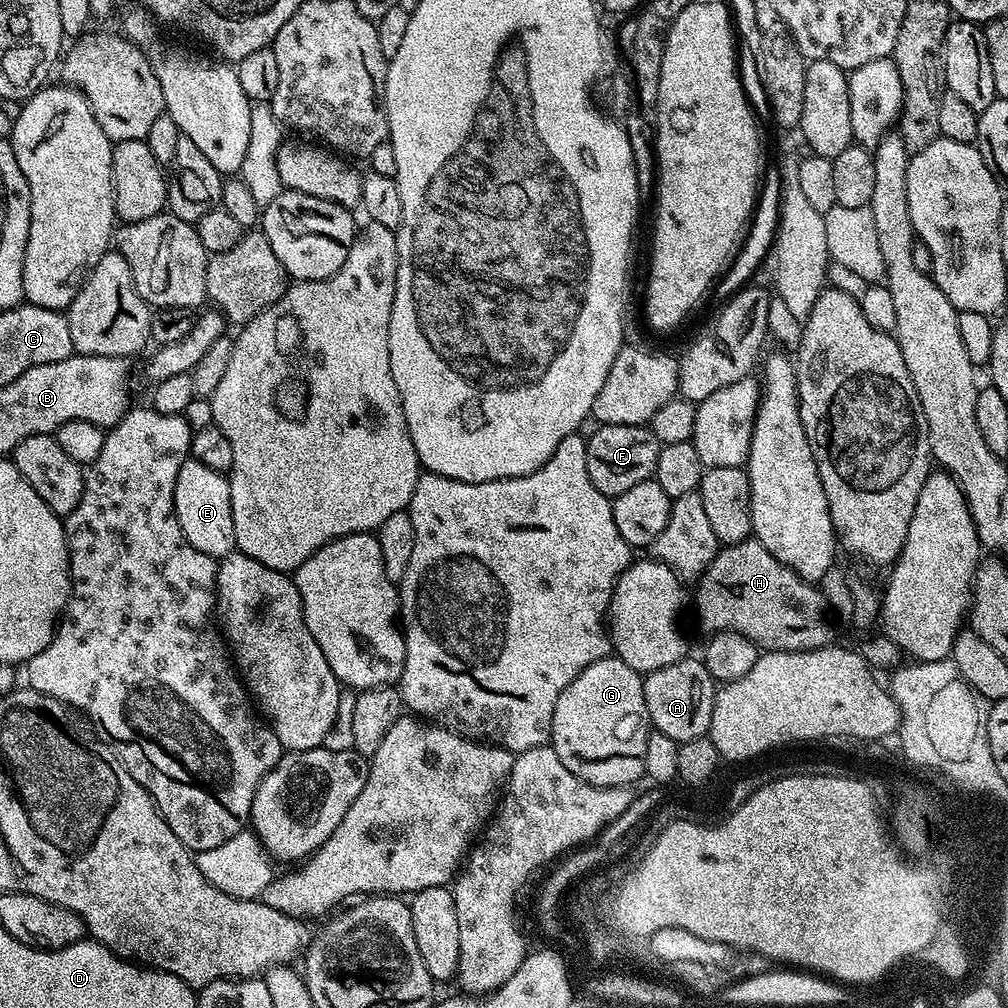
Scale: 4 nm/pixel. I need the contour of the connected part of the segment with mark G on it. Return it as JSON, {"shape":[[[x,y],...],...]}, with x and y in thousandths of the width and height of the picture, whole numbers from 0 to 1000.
{"shape":[[[604,649],[599,654],[581,661],[577,669],[565,677],[554,688],[554,696],[550,700],[546,741],[558,752],[558,760],[565,764],[573,772],[585,776],[594,782],[609,780],[627,780],[630,774],[640,769],[642,760],[641,736],[645,725],[645,715],[639,691],[639,671],[631,667],[621,657]]]}

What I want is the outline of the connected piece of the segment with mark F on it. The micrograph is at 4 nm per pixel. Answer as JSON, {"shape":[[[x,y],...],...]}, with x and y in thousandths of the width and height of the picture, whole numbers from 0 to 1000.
{"shape":[[[596,421],[593,431],[582,434],[582,438],[581,466],[585,470],[585,478],[589,478],[589,482],[593,482],[599,492],[609,494],[613,490],[621,490],[625,482],[633,482],[633,478],[648,475],[657,441],[647,430],[646,424],[633,421]]]}

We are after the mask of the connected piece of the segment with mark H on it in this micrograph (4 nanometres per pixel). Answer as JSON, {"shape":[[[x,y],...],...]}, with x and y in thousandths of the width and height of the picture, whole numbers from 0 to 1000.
{"shape":[[[749,534],[717,541],[708,558],[694,570],[689,583],[690,611],[695,625],[701,629],[738,627],[742,607],[766,607],[765,646],[803,647],[826,638],[826,612],[816,586],[807,576],[797,575],[788,565],[772,558]]]}

